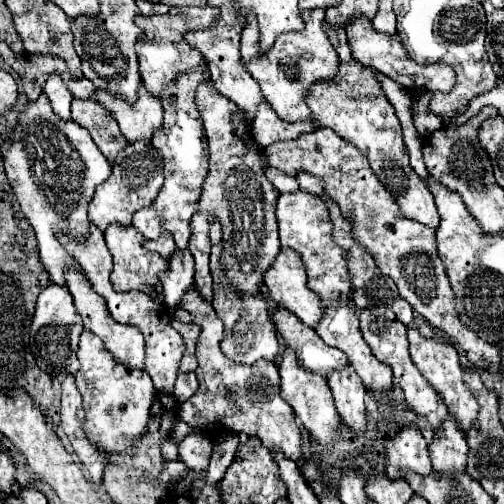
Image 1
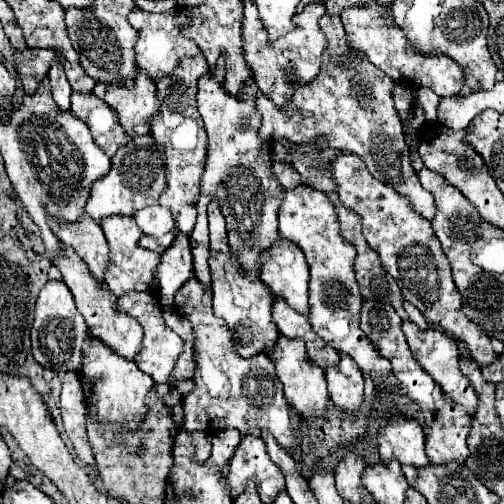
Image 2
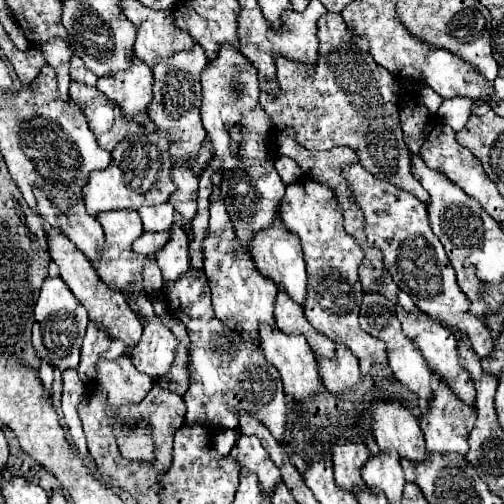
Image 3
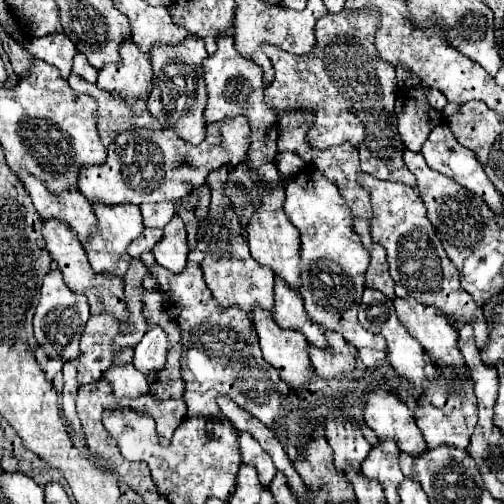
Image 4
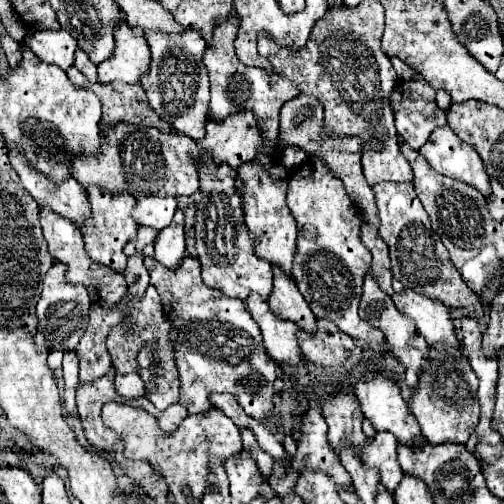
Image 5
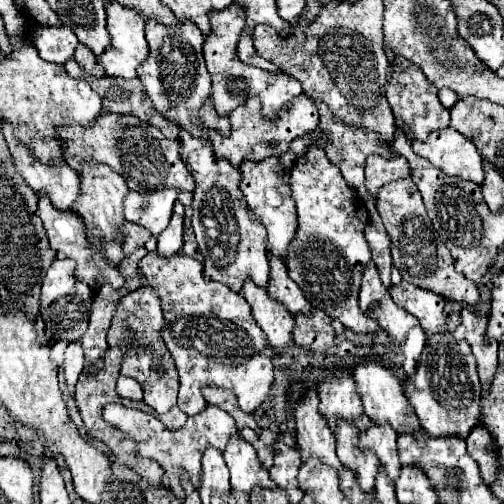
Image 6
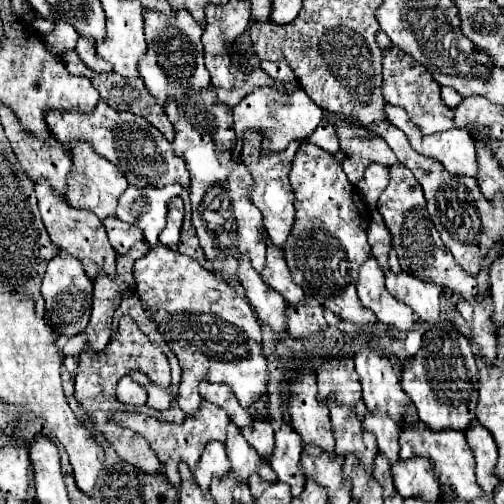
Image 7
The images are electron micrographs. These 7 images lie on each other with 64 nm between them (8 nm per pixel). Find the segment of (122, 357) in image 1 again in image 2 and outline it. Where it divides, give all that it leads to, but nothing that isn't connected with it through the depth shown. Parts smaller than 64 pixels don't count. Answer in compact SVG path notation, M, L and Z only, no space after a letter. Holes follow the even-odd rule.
M62 246L62 248L64 248L66 254L60 260L56 260L56 266L62 272L62 280L70 288L70 292L76 300L76 308L84 316L84 320L90 328L90 334L94 334L96 338L106 342L112 348L114 354L118 354L126 360L136 360L136 356L142 350L142 328L140 328L140 324L136 324L130 316L124 316L122 312L116 312L112 308L112 300L116 300L116 296L112 292L96 286L96 280L92 278L88 268L84 268L84 262L72 252L72 248L66 248L66 246Z

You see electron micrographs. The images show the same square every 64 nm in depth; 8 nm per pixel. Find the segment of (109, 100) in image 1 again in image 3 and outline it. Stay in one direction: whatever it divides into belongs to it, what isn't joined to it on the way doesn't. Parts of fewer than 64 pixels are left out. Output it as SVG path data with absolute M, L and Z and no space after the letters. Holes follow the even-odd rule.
M132 60L132 66L124 72L118 72L112 78L100 78L96 88L106 94L108 100L118 104L126 118L136 118L148 112L152 102L152 70L140 60Z

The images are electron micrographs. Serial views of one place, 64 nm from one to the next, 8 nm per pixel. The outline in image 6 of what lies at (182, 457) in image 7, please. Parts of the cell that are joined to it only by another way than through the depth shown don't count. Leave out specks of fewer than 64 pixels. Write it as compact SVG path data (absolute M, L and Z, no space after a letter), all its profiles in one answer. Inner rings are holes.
M108 404L104 408L104 420L110 422L112 426L116 426L118 430L122 430L124 434L132 436L132 440L136 442L136 454L150 458L154 462L158 462L164 468L164 474L168 478L168 488L182 500L182 486L180 486L180 472L186 472L192 480L192 484L198 488L200 484L200 476L202 476L202 454L206 448L216 448L220 452L226 450L230 438L234 434L238 434L238 428L232 420L230 414L226 414L224 410L220 410L218 406L206 406L206 410L202 414L190 416L186 420L186 424L178 430L168 430L160 424L158 418L144 414L140 410L134 408L124 408L122 404Z

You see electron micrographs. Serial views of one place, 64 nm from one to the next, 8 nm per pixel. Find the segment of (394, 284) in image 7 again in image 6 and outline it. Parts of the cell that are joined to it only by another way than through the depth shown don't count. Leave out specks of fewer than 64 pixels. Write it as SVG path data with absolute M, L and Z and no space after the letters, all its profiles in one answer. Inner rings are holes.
M400 282L398 286L390 286L392 300L404 308L406 312L412 312L412 316L418 318L422 330L432 336L446 330L446 314L444 314L444 298L436 296L434 292L426 292L422 288L416 288L408 282Z

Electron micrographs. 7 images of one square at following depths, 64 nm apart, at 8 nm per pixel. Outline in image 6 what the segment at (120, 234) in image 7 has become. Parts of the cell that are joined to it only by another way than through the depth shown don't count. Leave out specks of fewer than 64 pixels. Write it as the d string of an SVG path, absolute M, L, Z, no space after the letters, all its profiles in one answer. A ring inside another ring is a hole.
M126 224L124 226L124 254L126 256L130 256L136 248L140 248L140 246L144 246L146 242L148 242L148 238L150 238L150 230L146 230L146 228L142 228L140 224Z

